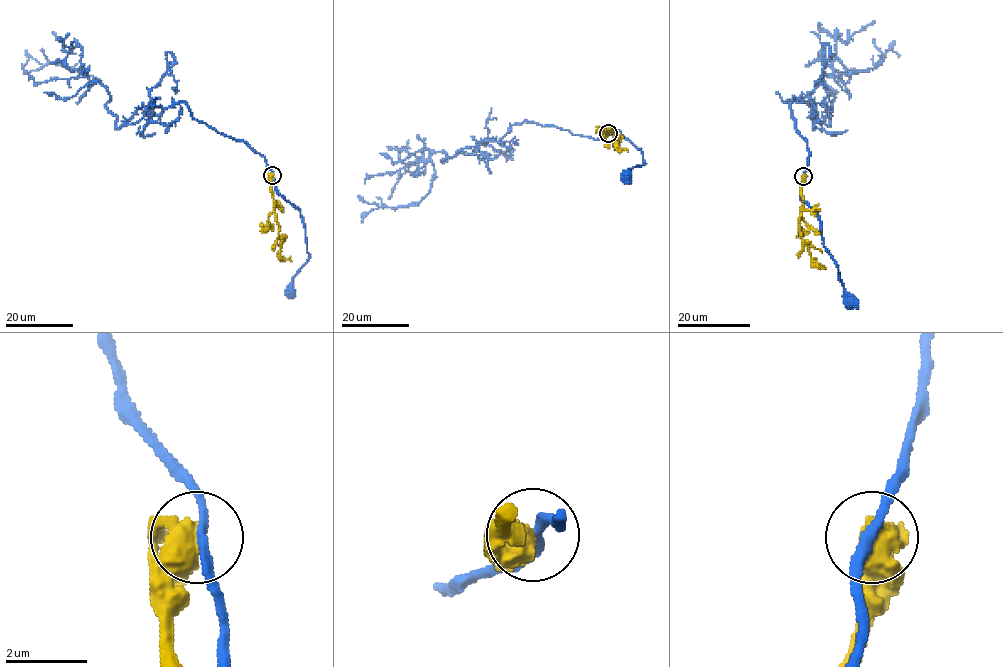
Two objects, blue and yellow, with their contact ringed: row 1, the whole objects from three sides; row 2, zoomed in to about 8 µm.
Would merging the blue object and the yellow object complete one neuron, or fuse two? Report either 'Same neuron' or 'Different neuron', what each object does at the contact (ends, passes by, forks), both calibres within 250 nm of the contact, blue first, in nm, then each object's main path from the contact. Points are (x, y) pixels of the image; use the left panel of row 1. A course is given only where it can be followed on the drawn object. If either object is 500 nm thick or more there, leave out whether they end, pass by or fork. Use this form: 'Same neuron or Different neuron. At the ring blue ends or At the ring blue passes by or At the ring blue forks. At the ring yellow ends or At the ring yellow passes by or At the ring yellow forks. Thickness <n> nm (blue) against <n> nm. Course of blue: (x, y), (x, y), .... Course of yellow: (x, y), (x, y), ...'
Different neuron. Thickness 200 nm (blue) against 750 nm. Course of blue: (273, 175), (275, 190), (300, 211), (305, 226), (309, 257), (294, 276), (290, 292). Course of yellow: (273, 175), (270, 189), (279, 226), (280, 256), (292, 260)

